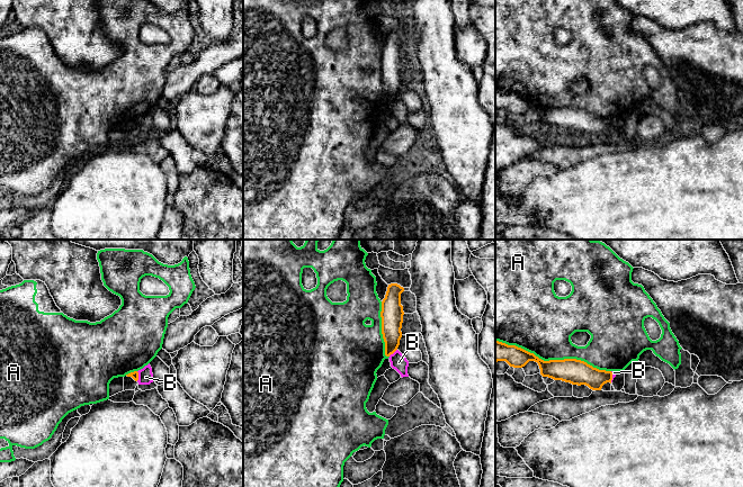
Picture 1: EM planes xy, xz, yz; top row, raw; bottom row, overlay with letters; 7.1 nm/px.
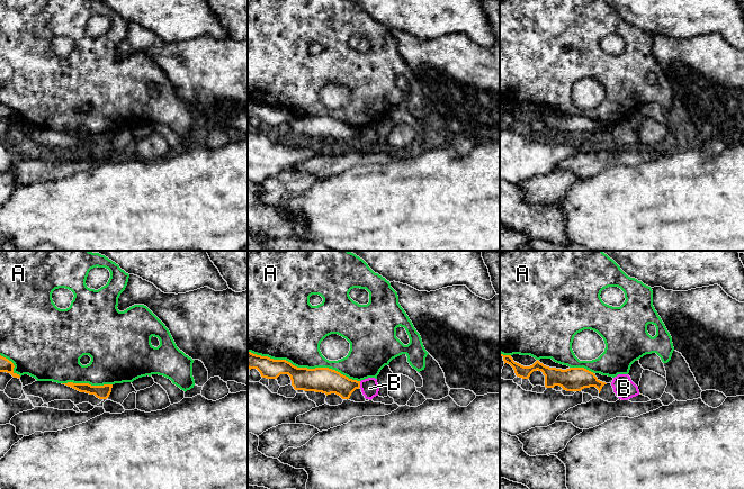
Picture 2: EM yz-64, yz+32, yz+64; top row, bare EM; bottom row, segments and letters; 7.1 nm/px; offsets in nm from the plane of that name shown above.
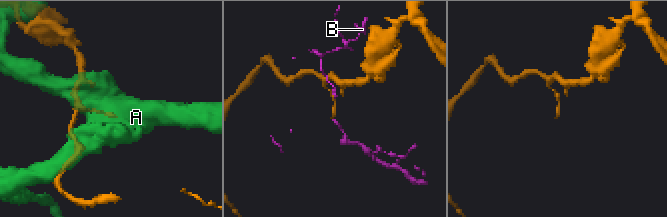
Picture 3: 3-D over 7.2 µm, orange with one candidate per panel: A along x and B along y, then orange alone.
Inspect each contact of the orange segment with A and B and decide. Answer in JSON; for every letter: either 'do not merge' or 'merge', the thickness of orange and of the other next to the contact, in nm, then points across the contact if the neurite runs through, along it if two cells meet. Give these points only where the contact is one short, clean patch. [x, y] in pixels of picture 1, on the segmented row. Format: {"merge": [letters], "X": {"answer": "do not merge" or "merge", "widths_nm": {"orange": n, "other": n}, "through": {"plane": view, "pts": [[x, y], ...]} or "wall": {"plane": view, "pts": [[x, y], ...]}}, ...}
{"merge": [], "A": {"answer": "do not merge", "widths_nm": {"orange": 180, "other": 420}}, "B": {"answer": "do not merge", "widths_nm": {"orange": 160, "other": 120}, "wall": {"plane": "xz", "pts": [[396, 349], [388, 355]]}}}

